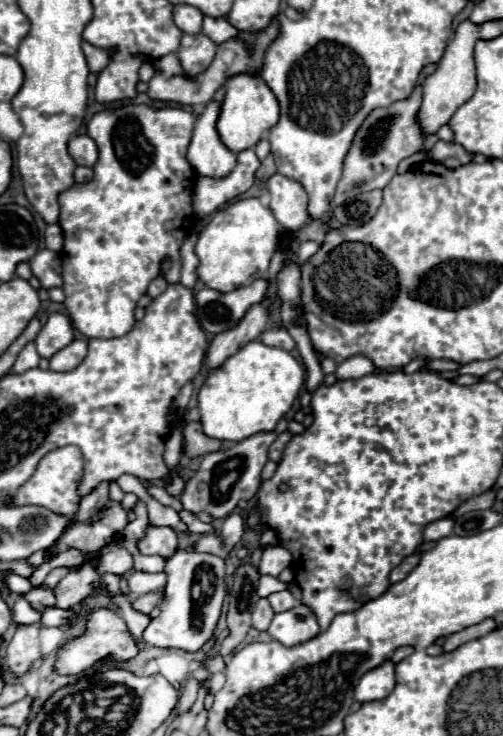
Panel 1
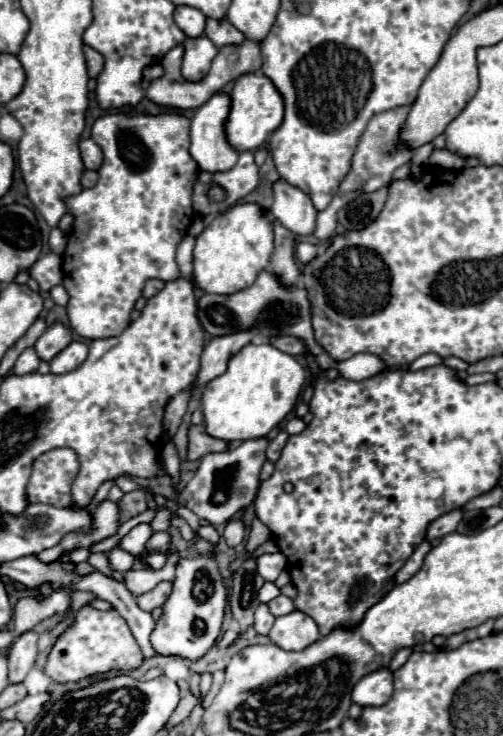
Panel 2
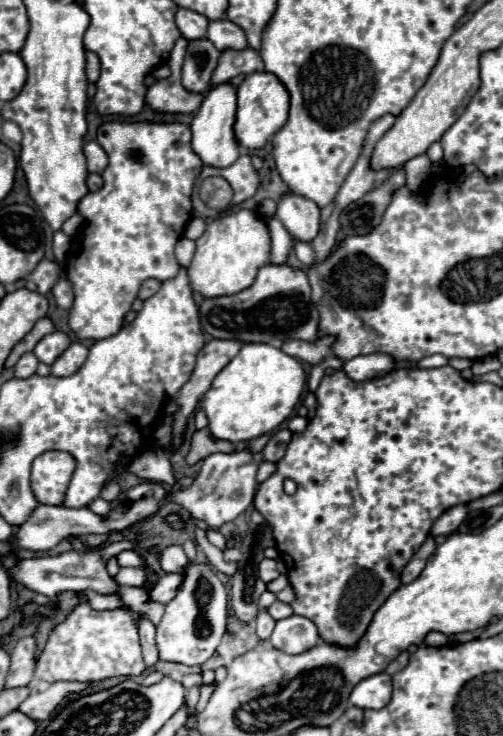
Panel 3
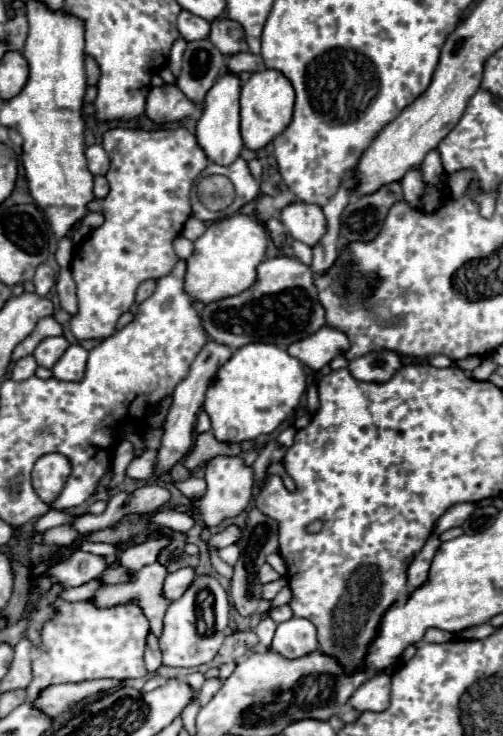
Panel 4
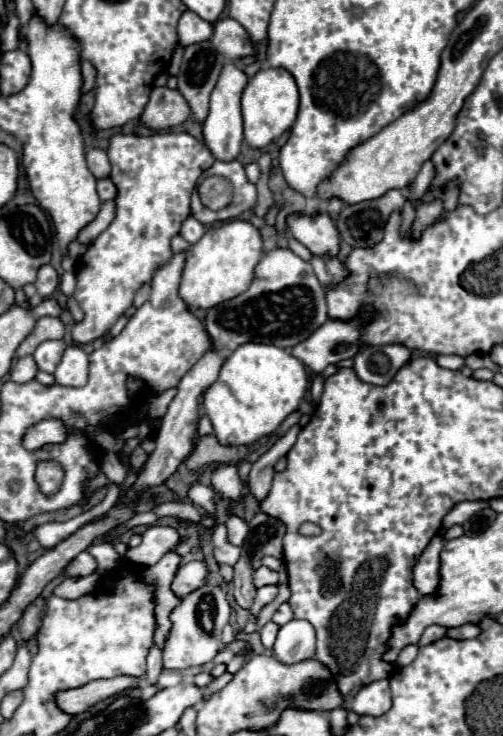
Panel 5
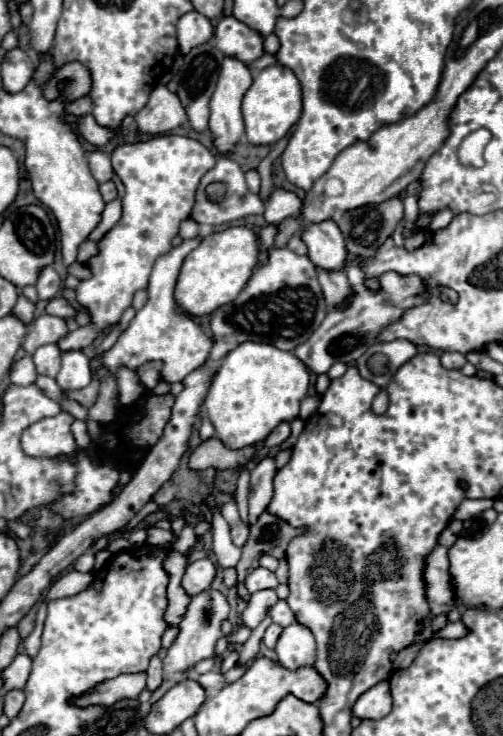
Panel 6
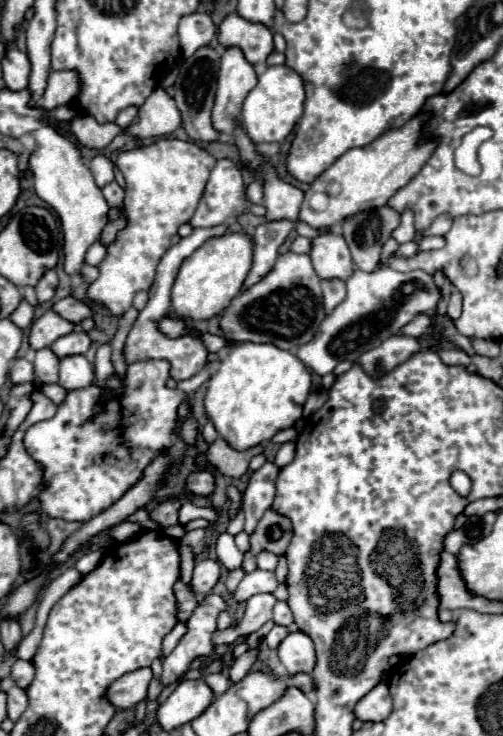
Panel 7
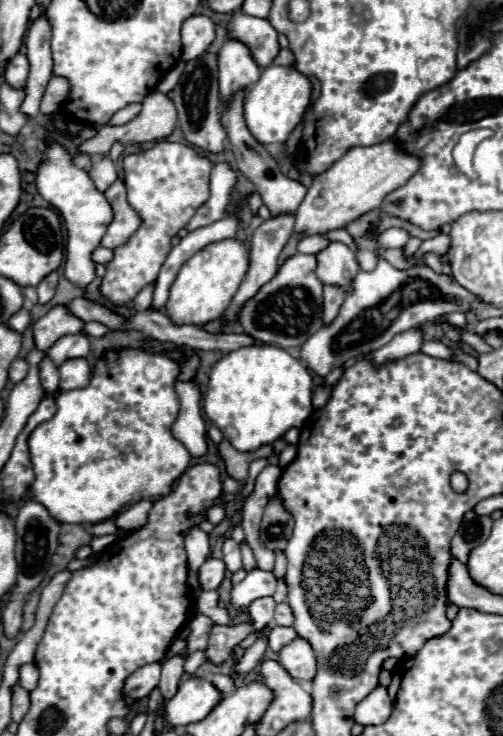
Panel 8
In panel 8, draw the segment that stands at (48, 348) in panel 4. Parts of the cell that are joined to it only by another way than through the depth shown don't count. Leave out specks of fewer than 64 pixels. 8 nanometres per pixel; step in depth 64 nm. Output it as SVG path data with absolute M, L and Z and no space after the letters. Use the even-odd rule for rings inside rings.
M44 358L42 364L40 364L40 380L42 380L42 386L44 386L44 392L48 396L56 394L58 392L58 368L50 362L50 358Z

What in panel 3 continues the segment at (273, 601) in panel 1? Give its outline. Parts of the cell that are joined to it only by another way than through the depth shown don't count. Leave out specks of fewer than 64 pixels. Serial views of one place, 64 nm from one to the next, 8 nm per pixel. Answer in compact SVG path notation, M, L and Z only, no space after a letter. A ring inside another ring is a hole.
M276 600L276 602L268 608L268 614L270 614L274 620L282 620L282 618L292 616L294 612L292 612L290 604L284 604L284 602L278 602L278 600Z

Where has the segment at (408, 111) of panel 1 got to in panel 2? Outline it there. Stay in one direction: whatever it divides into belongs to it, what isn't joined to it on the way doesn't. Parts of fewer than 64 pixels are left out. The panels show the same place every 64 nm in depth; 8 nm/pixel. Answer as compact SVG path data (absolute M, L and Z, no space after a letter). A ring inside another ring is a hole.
M400 106L400 108L388 110L388 112L376 114L376 116L368 122L364 134L360 136L356 154L354 154L354 158L352 158L352 168L350 168L346 180L342 180L340 190L338 190L338 194L334 196L334 200L330 202L330 206L318 214L318 224L316 224L314 236L316 236L320 242L330 242L332 236L336 234L336 224L338 224L336 214L338 214L338 210L340 210L344 204L356 200L356 198L362 196L364 192L374 192L374 190L386 186L386 184L390 182L392 172L394 172L396 168L404 166L404 164L410 160L410 156L412 156L410 150L404 150L404 148L396 150L398 130L402 128L402 124L404 124L404 120L406 120L408 110L410 110L410 106Z

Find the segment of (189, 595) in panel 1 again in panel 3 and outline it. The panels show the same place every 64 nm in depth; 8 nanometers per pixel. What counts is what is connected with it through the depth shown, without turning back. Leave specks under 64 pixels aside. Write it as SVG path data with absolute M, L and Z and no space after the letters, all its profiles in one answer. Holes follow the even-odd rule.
M192 564L184 572L180 592L172 602L166 604L164 618L156 628L156 646L160 652L160 660L186 666L204 664L216 652L222 636L226 634L226 618L228 618L228 594L224 584L218 580L216 572L212 572L208 566ZM200 616L206 618L208 636L202 636L196 628L196 622L202 622Z

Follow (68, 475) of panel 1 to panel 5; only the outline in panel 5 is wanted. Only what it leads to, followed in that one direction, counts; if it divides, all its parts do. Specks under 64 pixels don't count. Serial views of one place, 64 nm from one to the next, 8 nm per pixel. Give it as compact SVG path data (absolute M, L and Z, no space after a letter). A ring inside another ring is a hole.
M40 462L36 470L36 480L44 494L54 494L62 482L62 468L54 462Z

